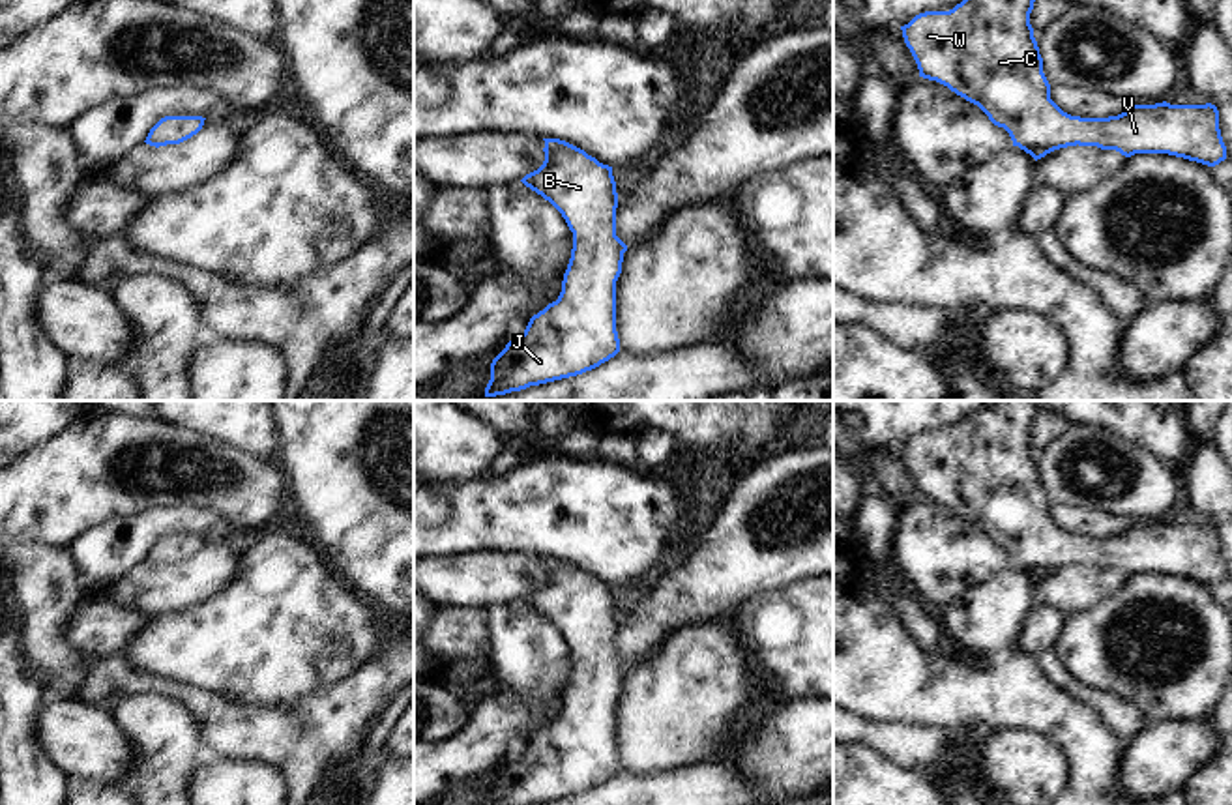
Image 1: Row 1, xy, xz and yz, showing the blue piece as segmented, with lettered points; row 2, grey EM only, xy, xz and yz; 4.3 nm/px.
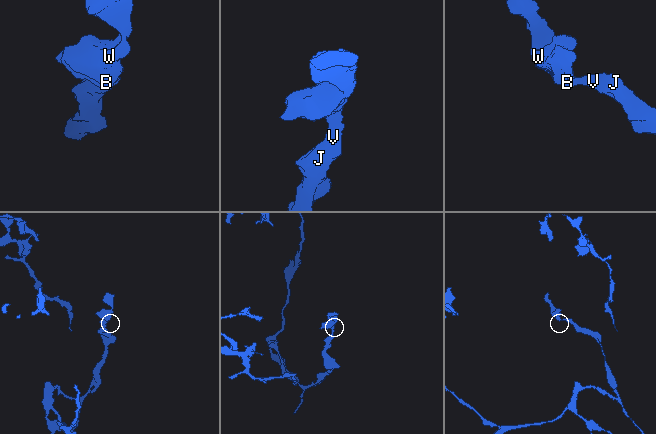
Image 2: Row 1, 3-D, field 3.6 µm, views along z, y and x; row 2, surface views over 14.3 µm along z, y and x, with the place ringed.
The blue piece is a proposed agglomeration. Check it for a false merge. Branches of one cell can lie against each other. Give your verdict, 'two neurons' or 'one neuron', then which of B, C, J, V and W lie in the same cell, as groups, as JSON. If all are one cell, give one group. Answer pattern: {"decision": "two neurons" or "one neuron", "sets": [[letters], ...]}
{"decision": "one neuron", "sets": [["B", "C", "J", "V", "W"]]}

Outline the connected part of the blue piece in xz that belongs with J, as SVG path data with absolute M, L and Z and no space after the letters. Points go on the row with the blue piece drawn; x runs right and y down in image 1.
M545 140L543 165L521 182L549 200L573 232L573 249L556 301L534 315L524 333L509 341L491 363L485 397L521 391L582 374L620 352L616 331L616 281L622 273L627 245L616 236L618 193L612 167L599 163L584 150L560 140Z

